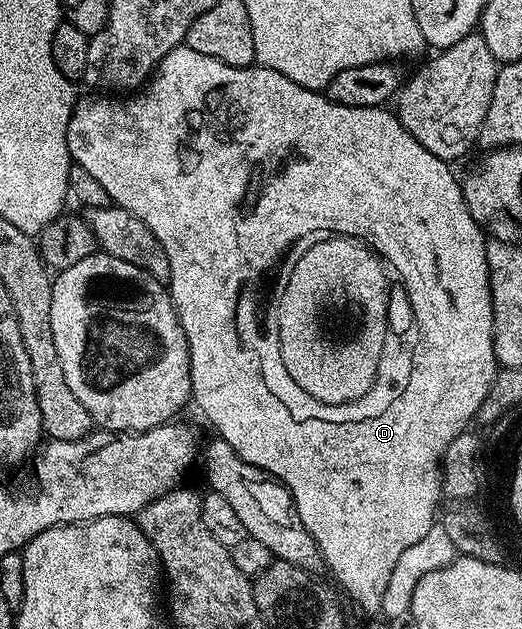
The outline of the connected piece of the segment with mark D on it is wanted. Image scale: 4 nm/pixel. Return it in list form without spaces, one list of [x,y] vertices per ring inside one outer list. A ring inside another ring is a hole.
[[[185,43],[178,45],[173,51],[169,51],[169,55],[165,55],[165,59],[161,59],[161,63],[156,67],[150,80],[146,82],[145,87],[140,88],[134,95],[124,96],[127,97],[124,101],[118,101],[115,98],[118,96],[115,95],[95,96],[99,97],[87,97],[84,101],[82,98],[75,102],[75,110],[69,119],[69,127],[67,128],[67,142],[69,143],[71,159],[74,164],[85,167],[85,171],[89,171],[89,175],[93,175],[93,179],[97,179],[97,183],[101,183],[101,187],[105,187],[105,191],[111,196],[112,202],[118,208],[129,211],[134,217],[141,219],[141,223],[145,223],[145,227],[149,227],[149,231],[153,231],[157,243],[161,243],[161,247],[169,259],[171,301],[175,304],[179,322],[185,331],[185,339],[189,343],[193,405],[196,405],[207,416],[208,423],[219,432],[216,433],[218,440],[229,443],[229,447],[233,447],[233,451],[237,451],[237,455],[241,455],[241,459],[245,459],[245,463],[253,463],[253,467],[261,467],[266,476],[280,481],[290,491],[293,503],[297,507],[297,515],[301,515],[301,523],[305,523],[309,535],[313,535],[319,548],[319,554],[323,557],[325,569],[328,569],[343,584],[344,591],[365,612],[375,613],[378,611],[379,613],[384,608],[385,587],[389,587],[389,575],[393,575],[393,567],[397,563],[397,559],[401,559],[401,551],[405,551],[405,547],[413,547],[413,543],[417,543],[417,539],[425,539],[425,535],[429,535],[429,531],[437,523],[437,514],[440,512],[439,501],[441,502],[443,497],[443,456],[445,451],[449,447],[449,443],[453,443],[453,439],[457,439],[457,435],[464,433],[470,426],[467,424],[478,418],[481,403],[485,403],[485,399],[501,369],[493,351],[493,339],[495,338],[493,323],[495,320],[493,319],[493,295],[491,294],[489,263],[487,262],[488,238],[483,237],[484,230],[475,222],[465,203],[460,178],[457,173],[455,177],[454,171],[451,170],[452,166],[448,162],[433,155],[433,151],[425,151],[425,147],[421,147],[421,143],[417,143],[417,139],[413,139],[413,135],[409,135],[407,128],[399,122],[398,116],[392,110],[390,113],[390,108],[378,105],[373,107],[338,105],[330,101],[322,92],[306,89],[289,79],[285,79],[285,75],[281,75],[281,71],[267,69],[258,63],[245,67],[229,67],[229,63],[221,63],[221,59],[201,55],[201,51],[193,51]]]

